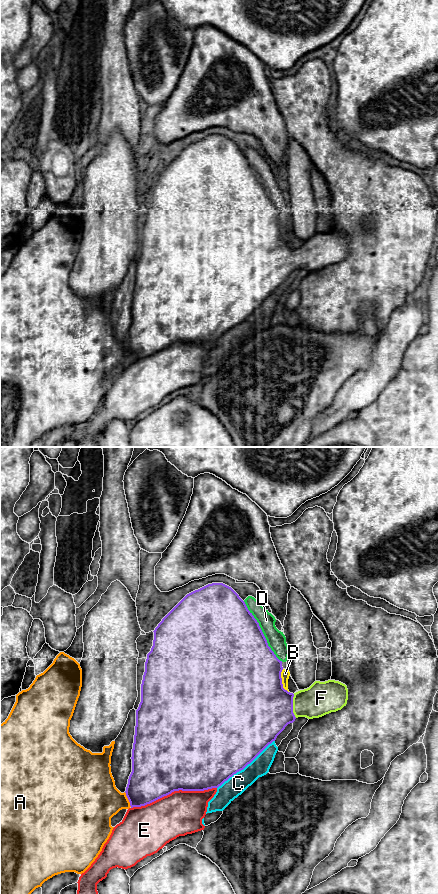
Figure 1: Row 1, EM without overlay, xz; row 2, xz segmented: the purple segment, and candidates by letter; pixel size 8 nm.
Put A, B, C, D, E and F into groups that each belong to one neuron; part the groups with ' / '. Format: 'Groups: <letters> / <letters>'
Groups: A / B C D / E / F

